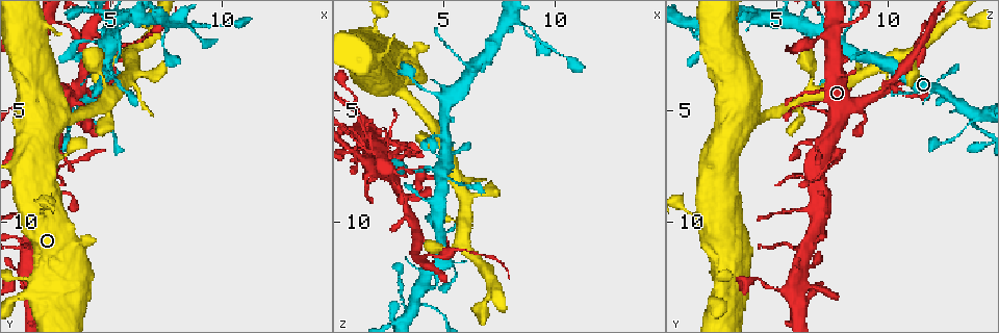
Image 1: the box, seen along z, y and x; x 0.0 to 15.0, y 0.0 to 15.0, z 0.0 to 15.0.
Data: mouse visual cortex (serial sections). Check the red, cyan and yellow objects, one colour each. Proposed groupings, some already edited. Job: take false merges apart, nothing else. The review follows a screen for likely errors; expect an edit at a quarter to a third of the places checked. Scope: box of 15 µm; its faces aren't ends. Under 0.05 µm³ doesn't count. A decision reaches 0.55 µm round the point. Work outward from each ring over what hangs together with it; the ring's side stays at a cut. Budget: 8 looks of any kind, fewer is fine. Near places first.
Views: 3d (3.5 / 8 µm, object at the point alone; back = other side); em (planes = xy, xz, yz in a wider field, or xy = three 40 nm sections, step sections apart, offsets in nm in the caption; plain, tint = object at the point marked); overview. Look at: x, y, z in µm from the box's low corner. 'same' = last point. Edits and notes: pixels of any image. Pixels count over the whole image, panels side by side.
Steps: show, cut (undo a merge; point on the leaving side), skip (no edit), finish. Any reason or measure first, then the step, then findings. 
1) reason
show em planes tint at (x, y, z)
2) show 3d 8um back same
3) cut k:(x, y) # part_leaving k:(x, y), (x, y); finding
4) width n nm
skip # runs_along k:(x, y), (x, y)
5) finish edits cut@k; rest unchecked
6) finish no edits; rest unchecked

show 3d 3.5um back at (1.5, 1.5, 7.3)

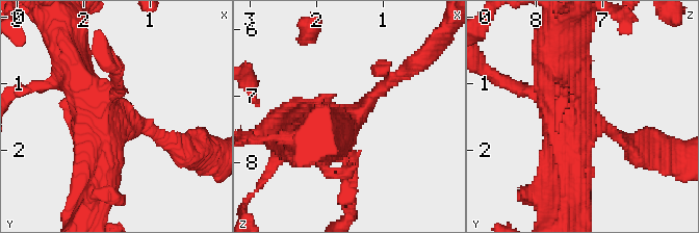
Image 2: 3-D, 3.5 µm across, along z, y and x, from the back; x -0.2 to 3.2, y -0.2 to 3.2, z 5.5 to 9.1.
shape alone is not enough
show em xy step 2 tint at (1.45, 1.55, 7.35)

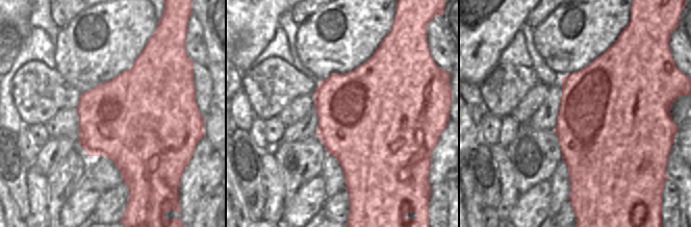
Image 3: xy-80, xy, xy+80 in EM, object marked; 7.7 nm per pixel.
skip # runs_along 2:(93, 203), (106, 133), (74, 72); continuous, no second cell

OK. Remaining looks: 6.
sharp bend
show 3d 8um at (1.1, 8.1, 7.0)

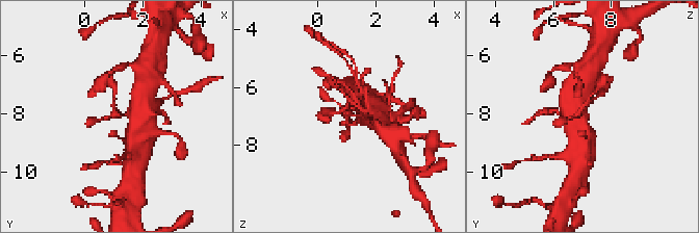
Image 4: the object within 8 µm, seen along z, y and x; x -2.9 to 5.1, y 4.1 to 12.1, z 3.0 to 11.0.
show 3d 3.5um at (1.2, 8.0, 7.0)

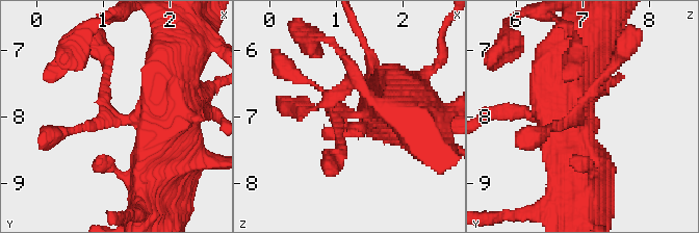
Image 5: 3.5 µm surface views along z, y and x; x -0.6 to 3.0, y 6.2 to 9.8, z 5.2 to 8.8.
skip # runs_along 5:(405, 99), (341, 114), (341, 152); continuous, no second cell

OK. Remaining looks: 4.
thin arm on a thick one
show 3d 8um at (3.3, 5.5, 14.0)

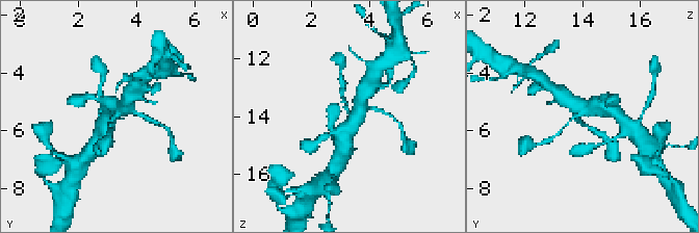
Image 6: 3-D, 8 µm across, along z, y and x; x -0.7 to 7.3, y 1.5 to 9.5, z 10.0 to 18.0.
zoom in
show 3d 3.5um at (3.3, 5.4, 13.8)

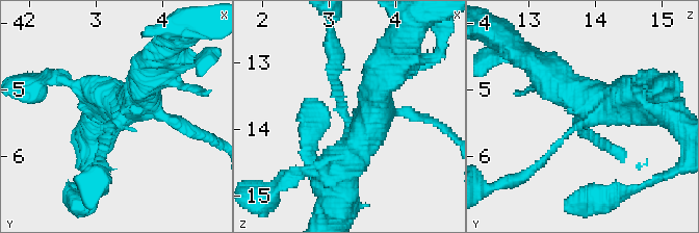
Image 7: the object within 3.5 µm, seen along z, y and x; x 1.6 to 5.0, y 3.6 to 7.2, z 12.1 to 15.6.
need the tissue
show em xy step 1 tint at (3.35, 5.45, 13.90)

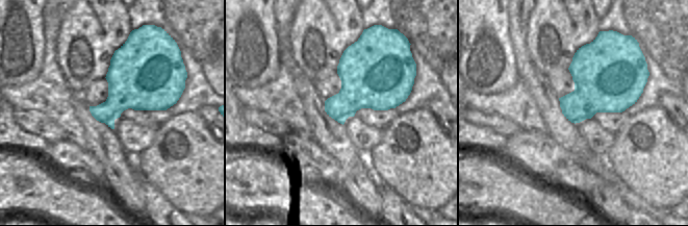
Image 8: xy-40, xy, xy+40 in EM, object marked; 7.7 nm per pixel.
arm_widths 100, 150, 350, 500 nm
skip # runs_along 7:(384, 77), (364, 138), (319, 171); one cell here

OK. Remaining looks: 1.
finish no edits; rest unchecked

